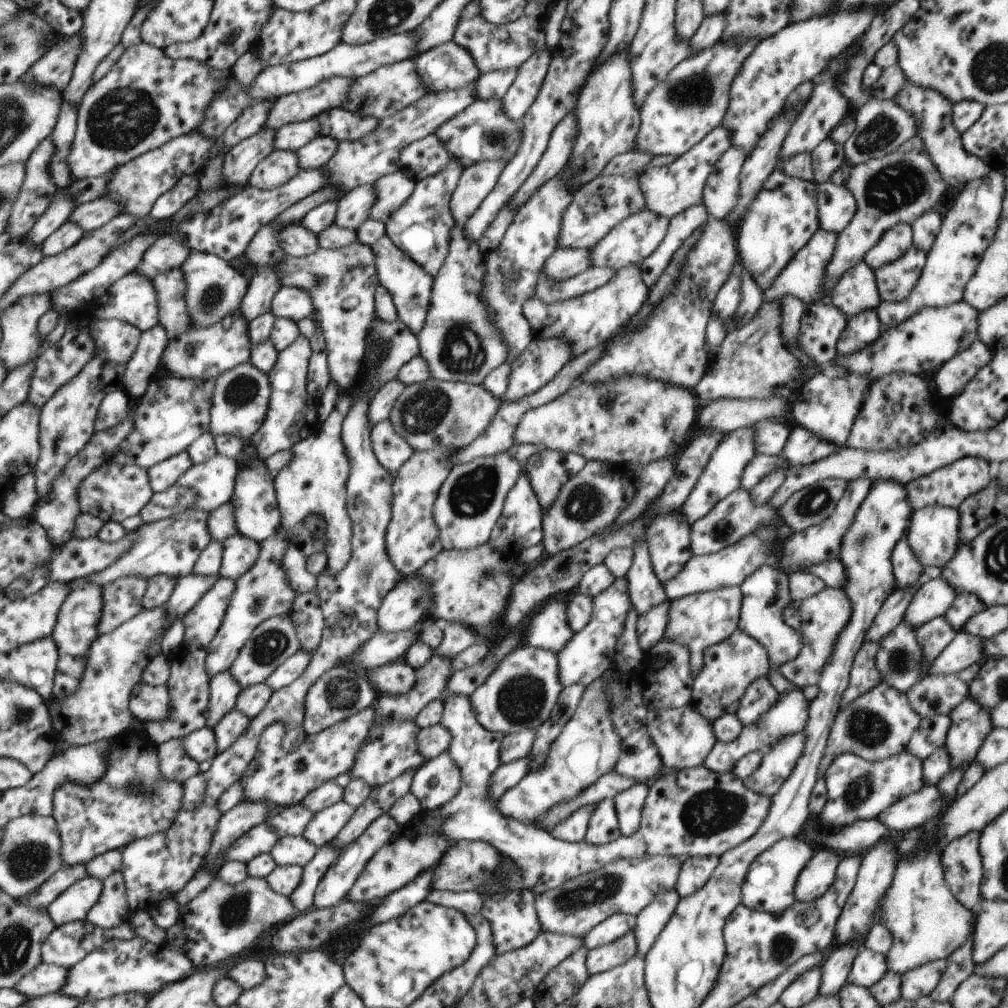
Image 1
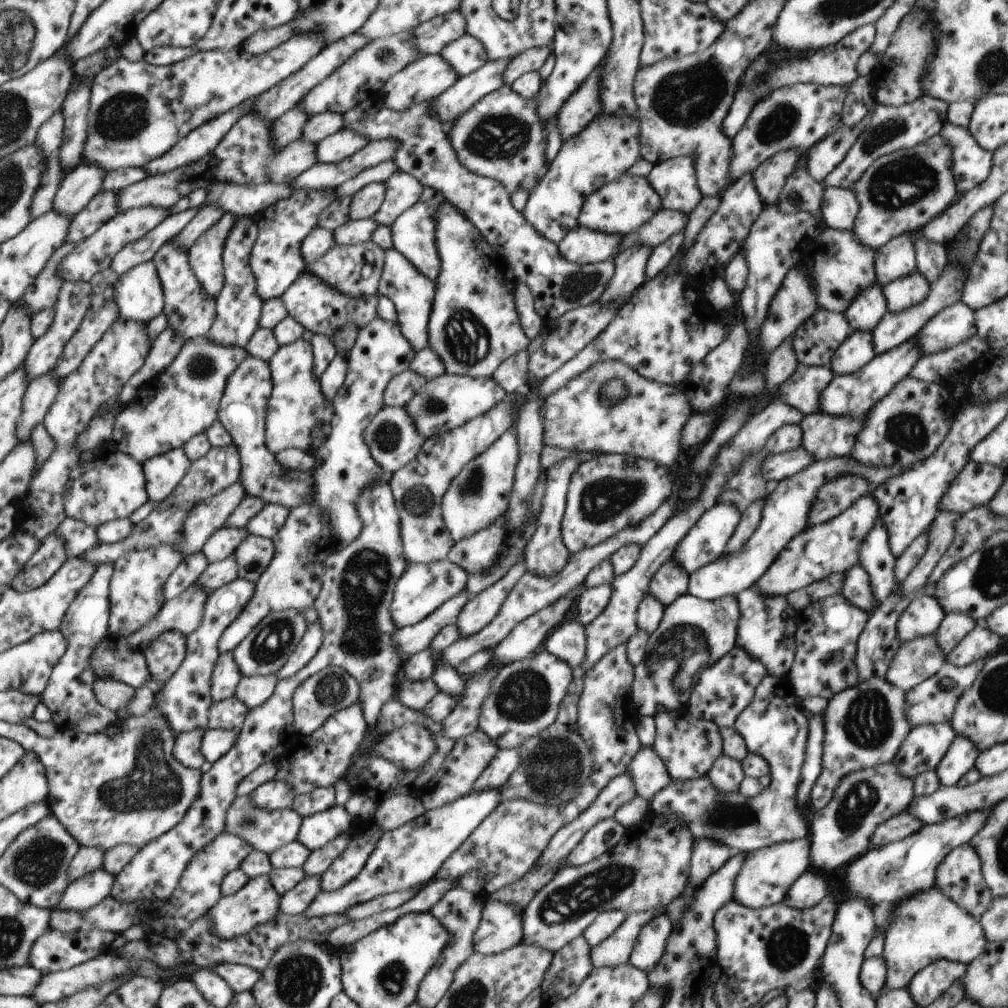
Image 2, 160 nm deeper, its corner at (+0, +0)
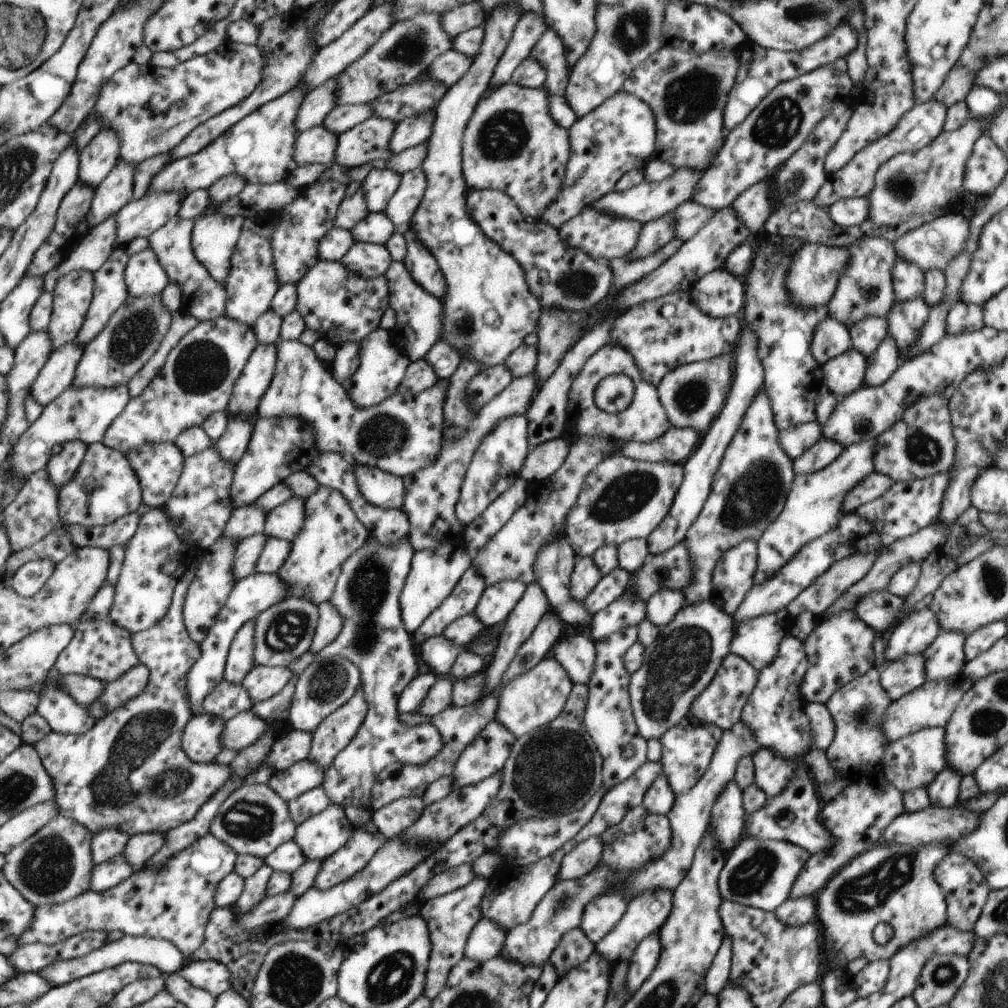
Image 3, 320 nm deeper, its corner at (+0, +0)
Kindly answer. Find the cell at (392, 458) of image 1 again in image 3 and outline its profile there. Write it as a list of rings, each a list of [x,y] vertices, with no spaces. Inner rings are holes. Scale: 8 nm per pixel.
[[[298,339],[279,340],[275,346],[277,361],[272,382],[258,403],[257,414],[272,418],[290,415],[308,423],[315,436],[315,447],[320,453],[338,453],[358,465],[380,469],[403,479],[426,468],[439,455],[443,446],[443,406],[447,399],[448,379],[439,379],[434,386],[419,393],[394,394],[378,404],[358,406],[348,391],[324,368],[315,350]]]

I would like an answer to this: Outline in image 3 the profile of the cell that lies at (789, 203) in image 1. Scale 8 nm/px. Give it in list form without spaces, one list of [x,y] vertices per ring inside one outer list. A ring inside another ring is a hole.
[[[747,325],[742,328],[739,345],[736,347],[733,357],[735,362],[734,382],[731,384],[726,402],[718,418],[710,425],[710,430],[702,435],[704,440],[700,442],[700,446],[697,446],[691,457],[682,464],[683,481],[675,494],[669,513],[659,524],[659,528],[655,528],[646,538],[650,555],[656,556],[665,553],[673,546],[683,542],[688,528],[698,518],[705,500],[708,498],[714,474],[720,466],[732,437],[740,428],[744,412],[748,410],[748,406],[752,404],[752,400],[756,396],[756,388],[763,386],[765,376],[762,363],[757,355],[757,337],[747,328]]]

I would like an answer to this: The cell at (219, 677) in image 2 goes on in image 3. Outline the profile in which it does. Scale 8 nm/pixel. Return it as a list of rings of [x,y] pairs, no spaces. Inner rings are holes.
[[[255,619],[247,620],[232,639],[227,663],[225,664],[224,680],[241,683],[246,674],[255,667]]]

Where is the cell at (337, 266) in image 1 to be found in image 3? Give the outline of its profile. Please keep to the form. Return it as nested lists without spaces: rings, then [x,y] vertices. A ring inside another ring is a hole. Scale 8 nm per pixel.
[[[356,242],[340,262],[363,277],[384,275],[391,263],[385,244]]]

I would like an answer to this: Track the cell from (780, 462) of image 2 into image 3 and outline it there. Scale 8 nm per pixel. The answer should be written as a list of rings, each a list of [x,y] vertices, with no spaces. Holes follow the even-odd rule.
[[[822,437],[813,444],[799,459],[793,460],[796,475],[809,475],[826,468],[834,462],[846,448],[842,443],[828,437]]]

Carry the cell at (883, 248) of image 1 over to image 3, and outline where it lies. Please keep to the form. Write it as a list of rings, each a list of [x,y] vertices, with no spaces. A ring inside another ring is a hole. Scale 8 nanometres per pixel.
[[[897,258],[892,269],[892,280],[896,302],[923,296],[925,274],[915,264]]]

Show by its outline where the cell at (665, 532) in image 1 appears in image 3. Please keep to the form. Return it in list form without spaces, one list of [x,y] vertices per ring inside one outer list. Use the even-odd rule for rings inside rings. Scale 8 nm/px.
[[[663,588],[645,602],[645,619],[661,629],[676,616],[683,607],[683,602],[682,592]]]

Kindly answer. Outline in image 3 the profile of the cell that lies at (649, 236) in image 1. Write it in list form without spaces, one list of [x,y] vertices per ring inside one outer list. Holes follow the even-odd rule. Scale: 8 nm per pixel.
[[[692,200],[679,204],[675,210],[675,236],[683,241],[692,238],[718,210]]]

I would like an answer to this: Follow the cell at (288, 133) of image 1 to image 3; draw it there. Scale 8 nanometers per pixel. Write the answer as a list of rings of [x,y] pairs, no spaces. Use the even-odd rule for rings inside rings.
[[[370,103],[357,105],[338,105],[328,113],[322,125],[336,134],[354,128],[357,124],[374,116],[374,107]]]

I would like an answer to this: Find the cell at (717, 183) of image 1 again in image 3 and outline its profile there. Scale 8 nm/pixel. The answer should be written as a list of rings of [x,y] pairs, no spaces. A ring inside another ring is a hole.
[[[664,43],[644,62],[641,62],[624,81],[623,90],[638,95],[652,109],[656,118],[657,140],[655,158],[668,161],[673,167],[690,167],[701,172],[708,170],[719,154],[727,131],[724,126],[724,109],[739,69],[736,49],[728,49],[720,55],[697,53]]]

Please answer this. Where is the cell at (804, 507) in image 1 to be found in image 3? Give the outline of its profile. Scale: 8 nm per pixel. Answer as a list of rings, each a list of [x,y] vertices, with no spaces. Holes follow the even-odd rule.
[[[872,473],[860,485],[856,485],[843,504],[843,514],[854,512],[860,505],[879,499],[895,483],[891,476]]]

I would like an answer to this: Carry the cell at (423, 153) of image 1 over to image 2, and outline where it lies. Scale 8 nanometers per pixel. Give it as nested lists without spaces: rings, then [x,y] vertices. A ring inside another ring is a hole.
[[[365,100],[354,108],[343,113],[344,128],[355,130],[358,134],[369,138],[370,141],[394,137],[401,142],[397,154],[393,158],[400,171],[411,174],[424,187],[439,190],[446,201],[450,201],[470,221],[486,239],[486,242],[497,250],[512,267],[518,282],[526,285],[532,293],[534,308],[538,316],[545,322],[560,318],[566,311],[585,307],[596,302],[606,290],[615,273],[613,259],[592,264],[578,264],[569,261],[559,253],[559,246],[544,238],[524,217],[521,210],[516,210],[510,200],[509,192],[503,184],[488,177],[474,175],[463,164],[460,164],[455,150],[447,136],[446,126],[441,123],[437,110],[430,100],[424,103],[412,104],[401,111],[395,111],[384,104],[384,100]]]

